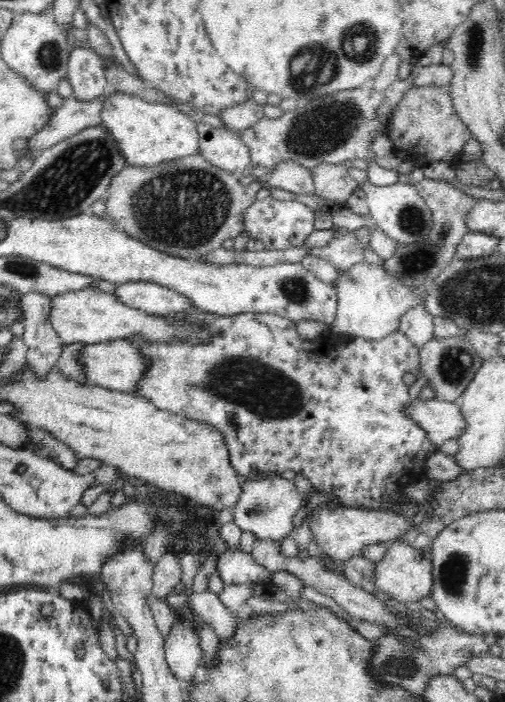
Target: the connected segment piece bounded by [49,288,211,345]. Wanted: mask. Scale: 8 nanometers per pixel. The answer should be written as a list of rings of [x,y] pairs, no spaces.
[[[90,288],[57,294],[51,298],[49,321],[63,344],[96,344],[114,339],[126,339],[142,335],[152,342],[166,342],[186,339],[190,343],[207,343],[211,334],[201,326],[191,322],[173,322],[160,315],[152,315],[122,304],[113,294]]]

